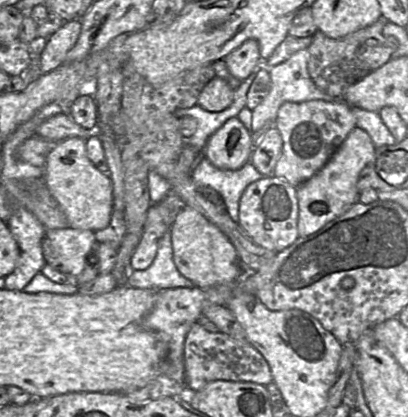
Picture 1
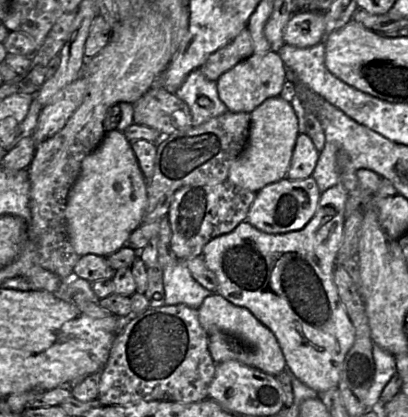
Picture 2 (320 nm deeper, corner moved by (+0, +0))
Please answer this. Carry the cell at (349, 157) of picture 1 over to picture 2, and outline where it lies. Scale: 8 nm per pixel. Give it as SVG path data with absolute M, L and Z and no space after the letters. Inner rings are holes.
M342 183L320 194L316 212L300 230L269 234L246 220L231 232L211 239L202 250L202 258L218 281L216 294L232 304L248 309L275 335L286 361L286 368L304 385L316 392L337 386L345 356L355 339L355 328L349 318L337 287L334 270L343 238L348 193Z

